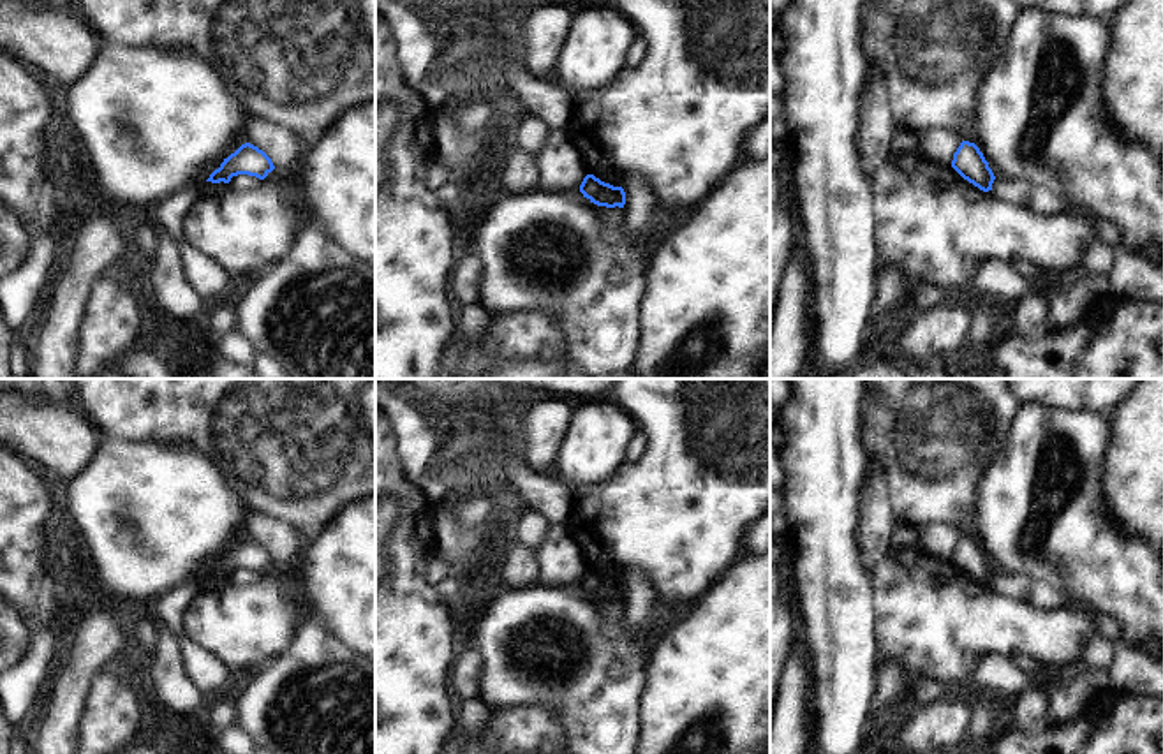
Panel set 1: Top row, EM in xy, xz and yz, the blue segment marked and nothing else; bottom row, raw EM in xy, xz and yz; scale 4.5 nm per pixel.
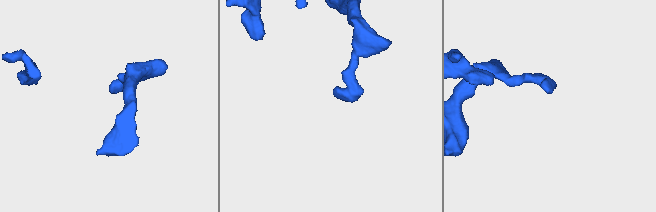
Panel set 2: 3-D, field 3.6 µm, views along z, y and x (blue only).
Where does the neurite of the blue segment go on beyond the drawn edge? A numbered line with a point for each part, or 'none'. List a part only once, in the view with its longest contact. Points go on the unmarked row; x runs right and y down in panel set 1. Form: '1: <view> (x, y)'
none

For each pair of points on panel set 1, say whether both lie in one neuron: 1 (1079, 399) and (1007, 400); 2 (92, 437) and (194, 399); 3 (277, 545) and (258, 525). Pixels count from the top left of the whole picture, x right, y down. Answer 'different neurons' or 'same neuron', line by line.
1: different neurons
2: different neurons
3: same neuron

